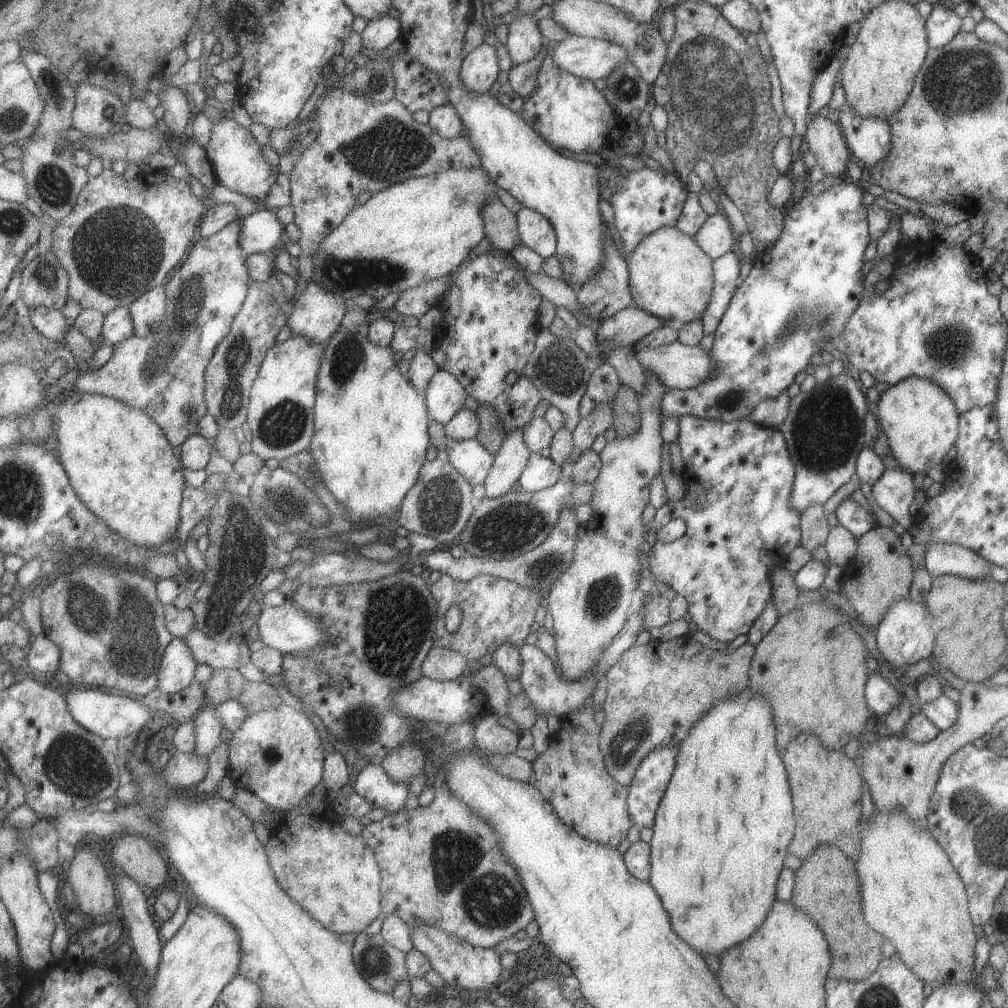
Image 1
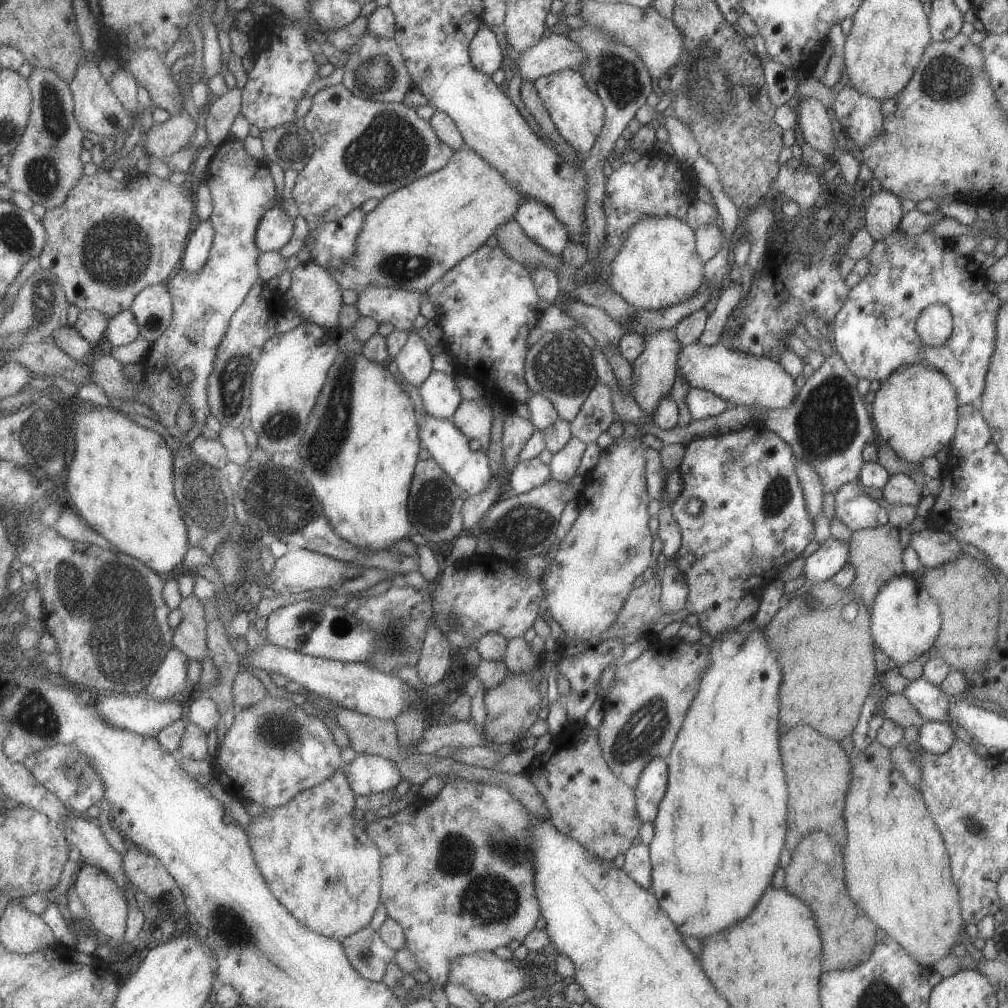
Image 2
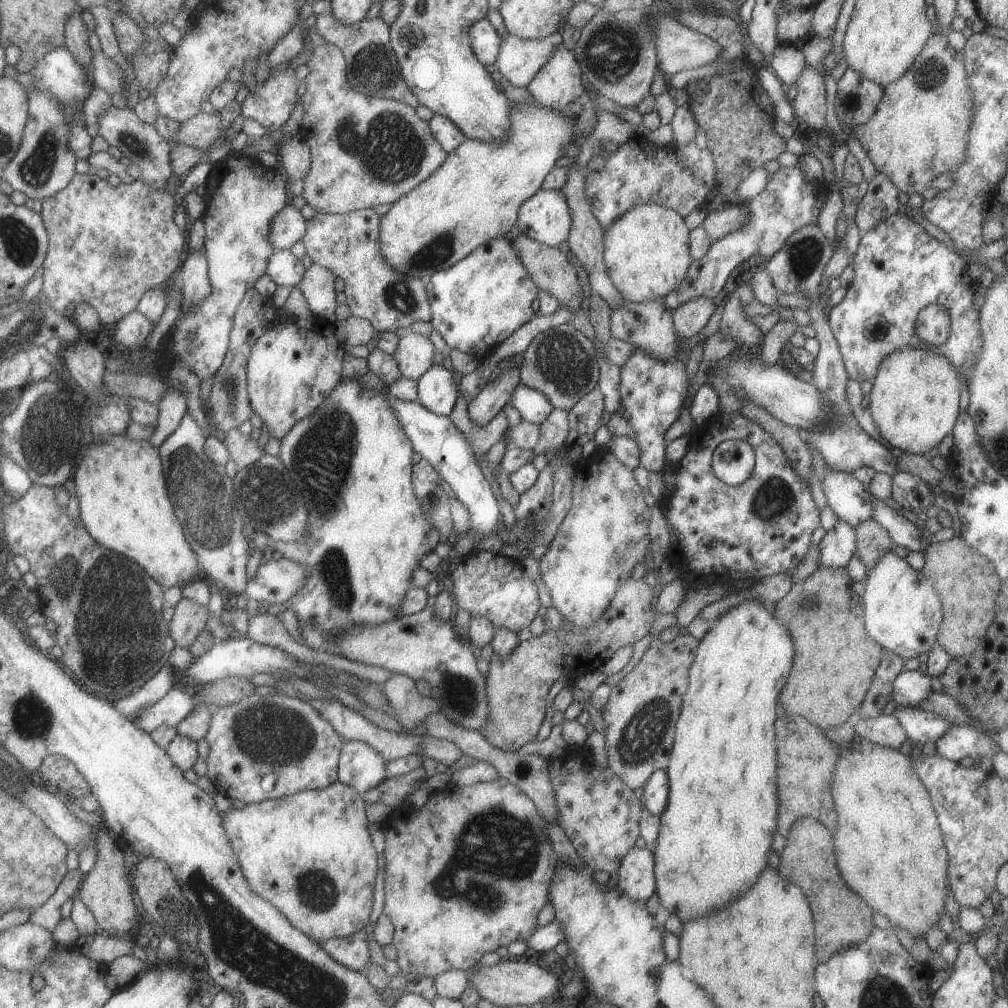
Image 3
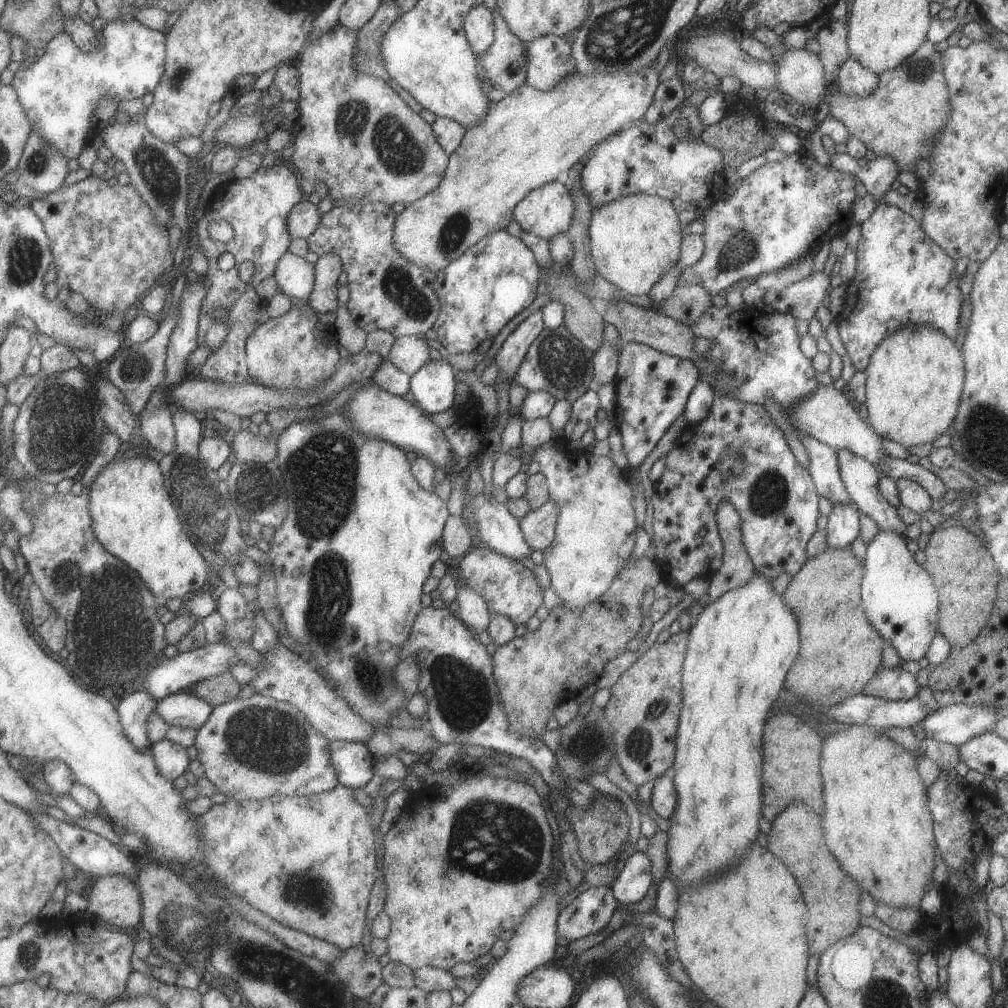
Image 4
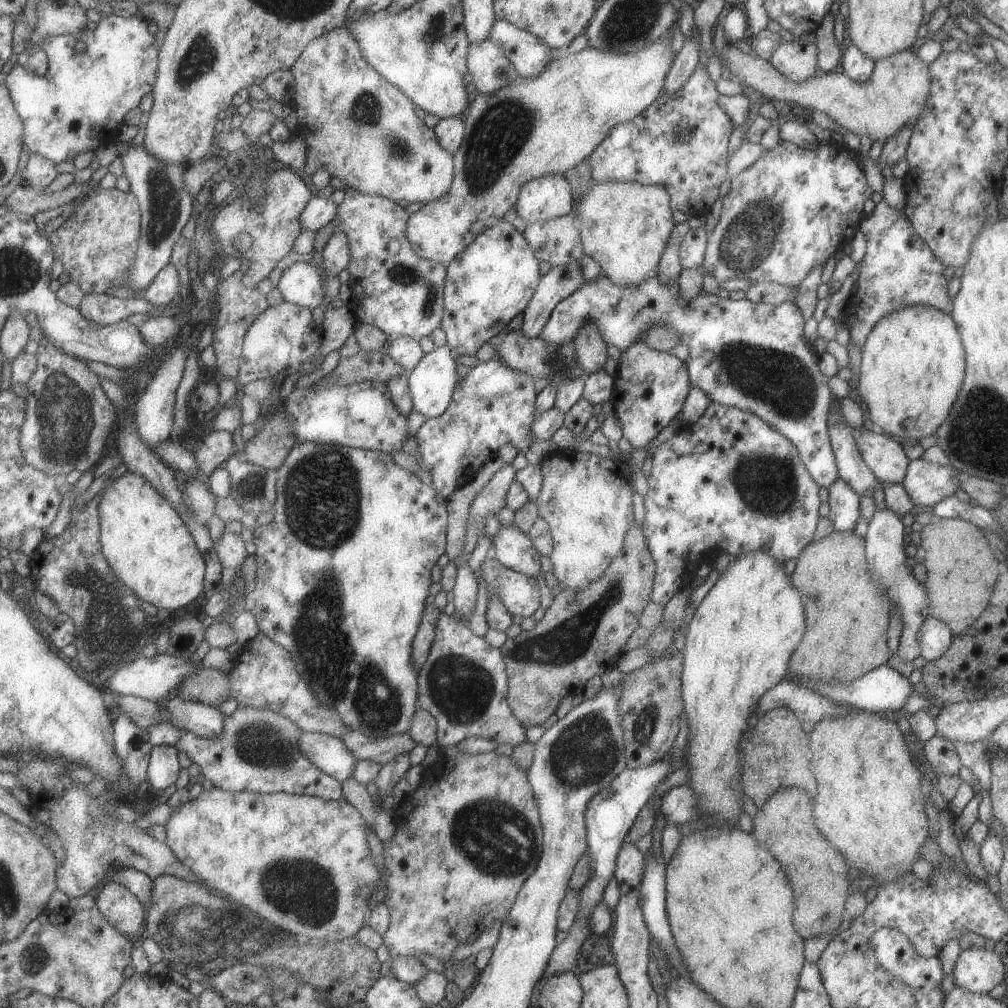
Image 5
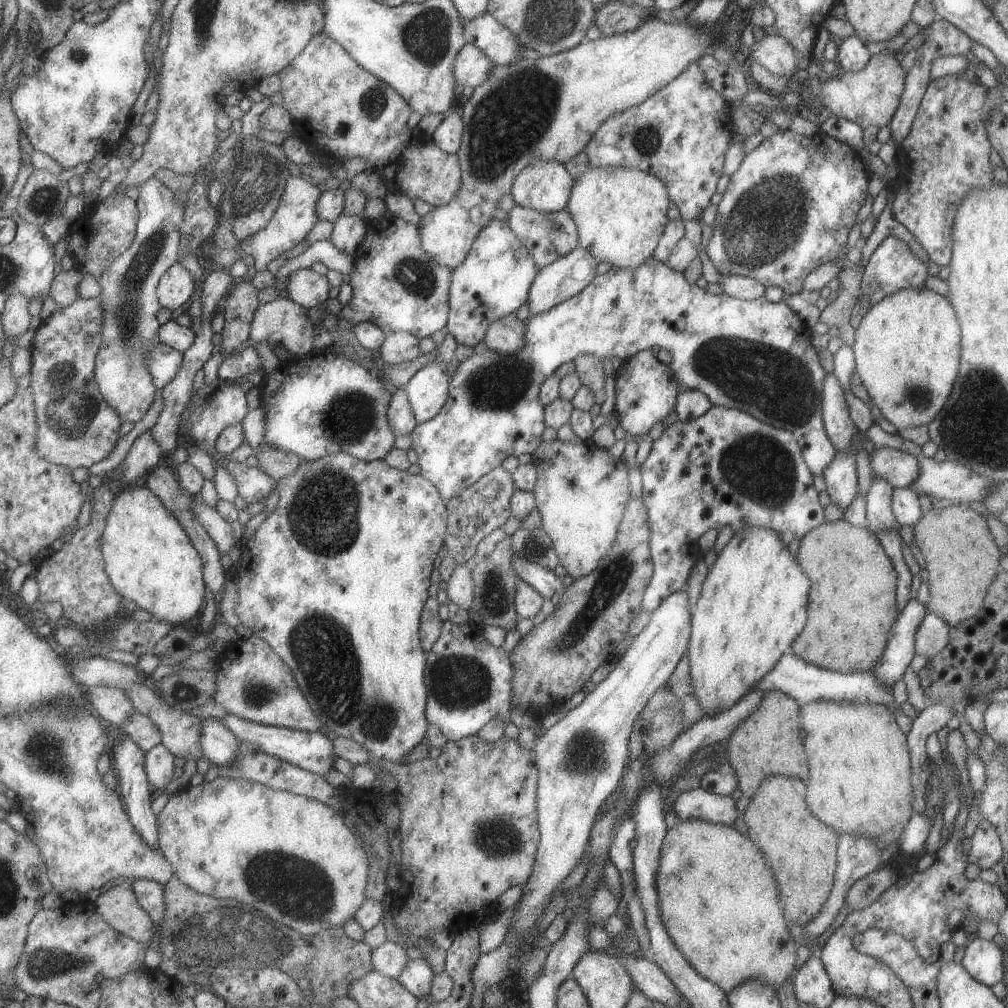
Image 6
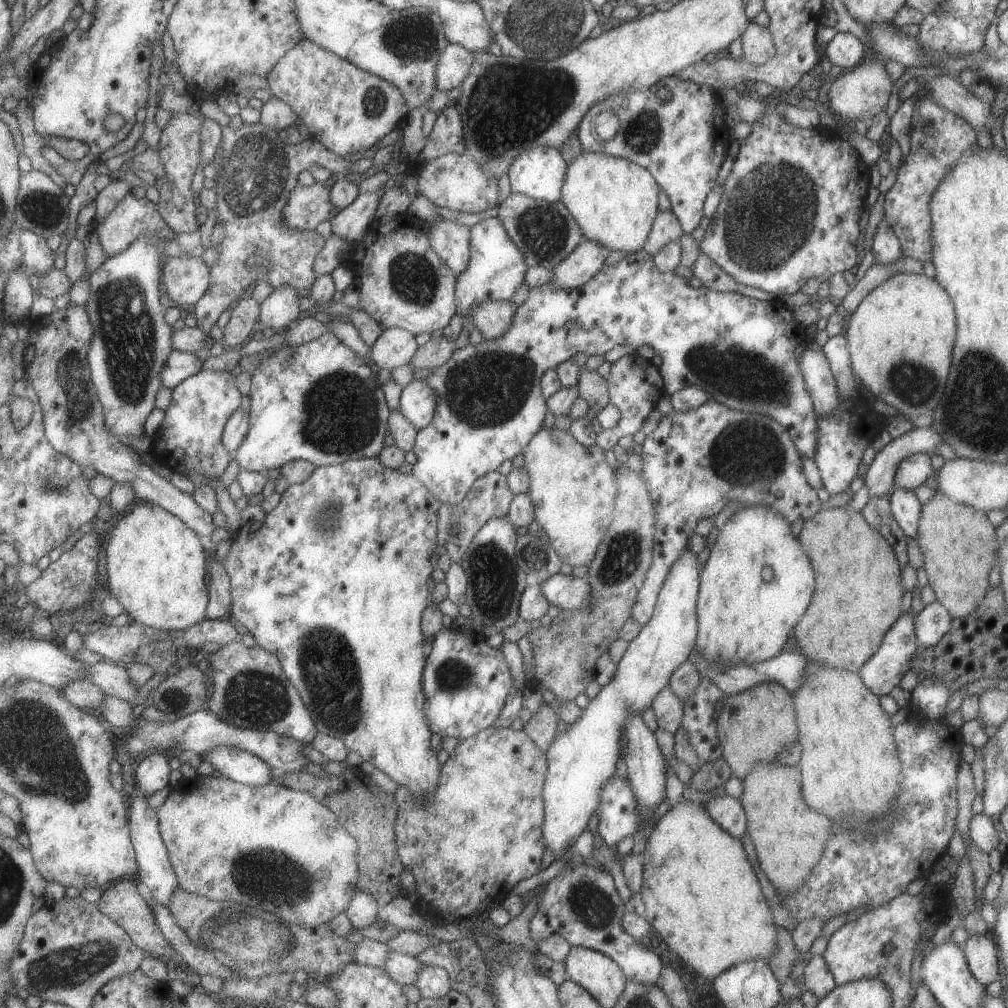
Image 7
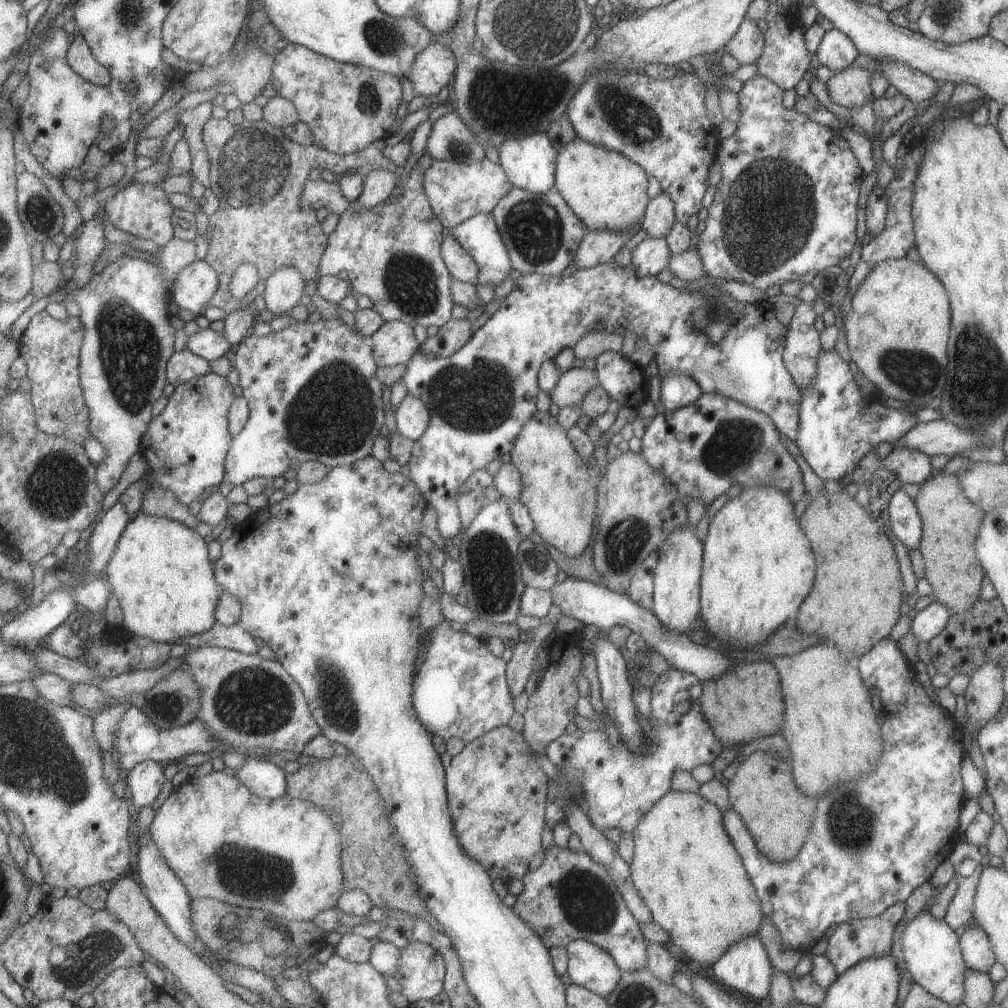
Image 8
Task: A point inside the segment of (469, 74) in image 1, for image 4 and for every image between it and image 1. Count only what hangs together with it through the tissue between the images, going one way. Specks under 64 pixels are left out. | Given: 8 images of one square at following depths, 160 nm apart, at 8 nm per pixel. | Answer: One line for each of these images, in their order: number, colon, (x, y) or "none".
2: (484, 53)
3: (484, 42)
4: (478, 27)

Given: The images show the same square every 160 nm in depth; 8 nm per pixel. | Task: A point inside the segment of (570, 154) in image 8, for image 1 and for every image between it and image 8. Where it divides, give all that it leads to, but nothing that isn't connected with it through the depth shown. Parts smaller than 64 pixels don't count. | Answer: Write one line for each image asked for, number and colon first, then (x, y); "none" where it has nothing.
1: (670, 277)
2: (657, 265)
3: (646, 255)
4: (634, 240)
5: (624, 226)
6: (619, 213)
7: (614, 201)

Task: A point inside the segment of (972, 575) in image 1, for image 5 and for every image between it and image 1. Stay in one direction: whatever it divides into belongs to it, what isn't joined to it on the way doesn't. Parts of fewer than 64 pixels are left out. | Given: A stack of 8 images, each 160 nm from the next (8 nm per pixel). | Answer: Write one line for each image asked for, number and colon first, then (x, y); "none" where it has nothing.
2: (933, 547)
3: (903, 533)
4: (860, 477)
5: (851, 470)

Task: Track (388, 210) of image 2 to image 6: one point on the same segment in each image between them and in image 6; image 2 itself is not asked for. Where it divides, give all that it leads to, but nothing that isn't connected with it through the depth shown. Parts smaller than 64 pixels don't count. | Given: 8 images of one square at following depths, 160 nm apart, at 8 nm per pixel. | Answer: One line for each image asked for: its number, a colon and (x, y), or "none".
3: (473, 196)
4: (531, 137)
5: (547, 124)
6: (546, 109)

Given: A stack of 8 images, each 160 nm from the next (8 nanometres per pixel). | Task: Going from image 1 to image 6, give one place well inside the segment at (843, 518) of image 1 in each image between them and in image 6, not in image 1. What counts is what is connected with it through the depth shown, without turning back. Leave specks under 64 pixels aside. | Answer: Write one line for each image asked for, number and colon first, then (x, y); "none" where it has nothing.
2: (857, 511)
3: (847, 497)
4: (823, 467)
5: (753, 356)
6: (756, 356)

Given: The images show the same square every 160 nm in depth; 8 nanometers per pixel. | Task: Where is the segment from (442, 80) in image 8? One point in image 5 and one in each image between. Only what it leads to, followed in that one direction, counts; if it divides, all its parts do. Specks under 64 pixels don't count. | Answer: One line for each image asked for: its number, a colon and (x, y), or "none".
5: (490, 70)
6: (471, 67)
7: (454, 62)

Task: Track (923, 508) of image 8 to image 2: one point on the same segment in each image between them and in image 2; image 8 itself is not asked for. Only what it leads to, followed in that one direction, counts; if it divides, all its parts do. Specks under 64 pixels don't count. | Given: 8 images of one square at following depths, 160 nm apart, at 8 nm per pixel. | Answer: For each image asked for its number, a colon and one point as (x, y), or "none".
2: (967, 594)
3: (966, 583)
4: (965, 576)
5: (961, 572)
6: (961, 557)
7: (960, 540)

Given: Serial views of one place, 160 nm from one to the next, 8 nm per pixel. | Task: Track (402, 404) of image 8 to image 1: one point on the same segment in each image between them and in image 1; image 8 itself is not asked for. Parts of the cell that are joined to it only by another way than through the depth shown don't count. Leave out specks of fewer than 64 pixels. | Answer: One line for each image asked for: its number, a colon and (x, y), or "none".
1: (444, 396)
2: (440, 397)
3: (436, 391)
4: (432, 385)
5: (431, 382)
6: (426, 390)
7: (417, 402)

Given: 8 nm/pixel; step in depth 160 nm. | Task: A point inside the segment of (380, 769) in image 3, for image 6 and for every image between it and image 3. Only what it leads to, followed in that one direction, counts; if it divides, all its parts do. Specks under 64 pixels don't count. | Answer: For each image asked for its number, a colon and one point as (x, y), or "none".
4: (352, 761)
5: (328, 753)
6: (313, 751)

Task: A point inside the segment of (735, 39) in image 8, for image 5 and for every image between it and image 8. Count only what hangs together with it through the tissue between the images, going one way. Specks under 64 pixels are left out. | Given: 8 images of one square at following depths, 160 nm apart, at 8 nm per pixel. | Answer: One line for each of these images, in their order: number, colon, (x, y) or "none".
5: (797, 62)
6: (773, 52)
7: (757, 46)

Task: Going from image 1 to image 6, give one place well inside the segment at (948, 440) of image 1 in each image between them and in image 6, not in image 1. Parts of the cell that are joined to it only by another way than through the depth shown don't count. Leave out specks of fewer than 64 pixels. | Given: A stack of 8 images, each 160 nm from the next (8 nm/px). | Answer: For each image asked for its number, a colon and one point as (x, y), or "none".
2: (914, 410)
3: (914, 398)
4: (914, 378)
5: (911, 365)
6: (906, 350)

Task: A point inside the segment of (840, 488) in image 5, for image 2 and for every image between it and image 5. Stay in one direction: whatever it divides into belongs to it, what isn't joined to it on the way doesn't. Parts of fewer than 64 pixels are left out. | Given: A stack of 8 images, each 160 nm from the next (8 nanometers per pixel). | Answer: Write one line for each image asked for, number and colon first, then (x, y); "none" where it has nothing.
2: (827, 559)
3: (837, 546)
4: (842, 527)

